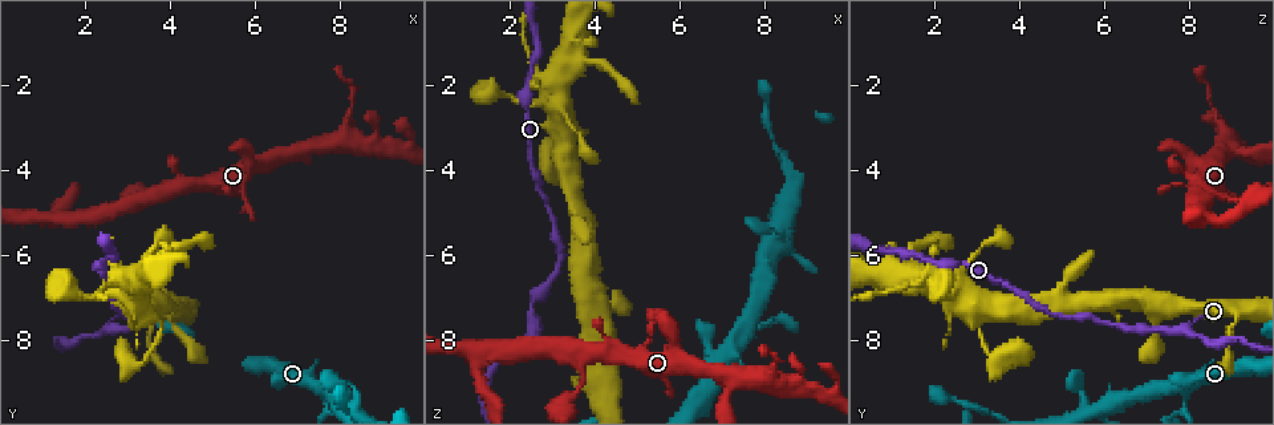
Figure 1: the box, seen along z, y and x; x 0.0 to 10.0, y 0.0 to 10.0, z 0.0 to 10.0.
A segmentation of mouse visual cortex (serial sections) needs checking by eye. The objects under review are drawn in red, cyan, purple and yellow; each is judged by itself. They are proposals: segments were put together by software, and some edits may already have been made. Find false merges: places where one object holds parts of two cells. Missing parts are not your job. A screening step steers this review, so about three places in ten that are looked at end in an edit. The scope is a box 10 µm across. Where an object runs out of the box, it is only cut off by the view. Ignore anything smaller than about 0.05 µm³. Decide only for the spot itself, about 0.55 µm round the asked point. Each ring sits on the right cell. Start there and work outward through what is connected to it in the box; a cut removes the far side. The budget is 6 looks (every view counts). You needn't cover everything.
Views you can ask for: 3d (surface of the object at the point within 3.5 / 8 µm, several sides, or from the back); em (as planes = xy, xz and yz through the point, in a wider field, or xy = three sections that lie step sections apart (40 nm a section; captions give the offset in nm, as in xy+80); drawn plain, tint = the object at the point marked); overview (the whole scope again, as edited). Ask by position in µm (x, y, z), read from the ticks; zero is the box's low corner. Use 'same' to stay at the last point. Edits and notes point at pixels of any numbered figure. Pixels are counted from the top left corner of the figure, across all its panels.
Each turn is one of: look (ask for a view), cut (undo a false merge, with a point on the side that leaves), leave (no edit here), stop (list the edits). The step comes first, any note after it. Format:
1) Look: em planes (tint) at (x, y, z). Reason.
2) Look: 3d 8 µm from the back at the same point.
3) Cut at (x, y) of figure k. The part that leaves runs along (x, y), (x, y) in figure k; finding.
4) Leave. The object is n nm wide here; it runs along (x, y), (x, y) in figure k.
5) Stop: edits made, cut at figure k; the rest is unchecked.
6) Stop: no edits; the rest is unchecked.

Look: 3d 3.5 µm at (3.85, 4.55, 8.30). Three arms meet.

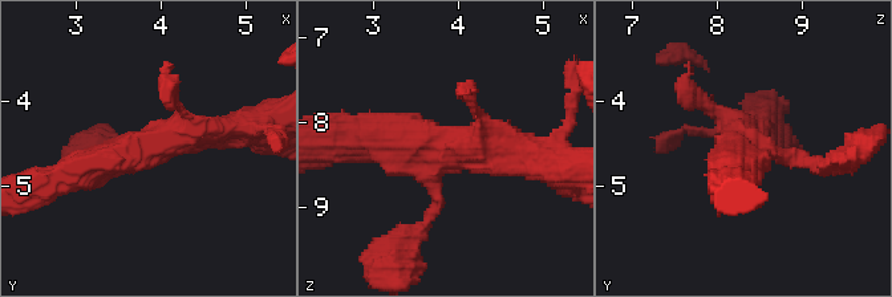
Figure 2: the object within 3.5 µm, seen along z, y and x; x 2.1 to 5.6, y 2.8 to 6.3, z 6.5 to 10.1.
Look: em xy step 1 (tint) at (3.90, 4.55, 8.30). Need the tissue.

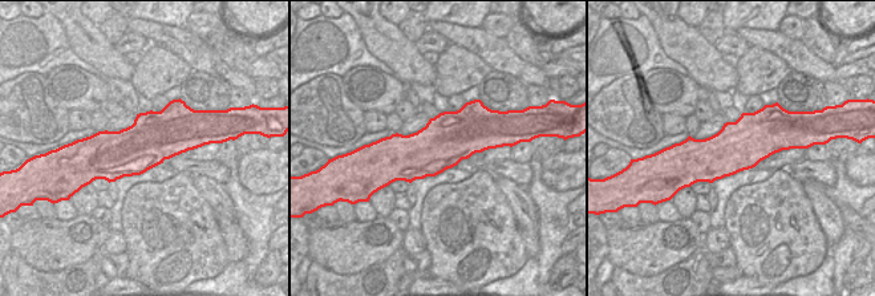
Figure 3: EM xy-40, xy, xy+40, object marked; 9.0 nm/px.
Look: em xy step 3 (tint) at the same point. Cut it another way.

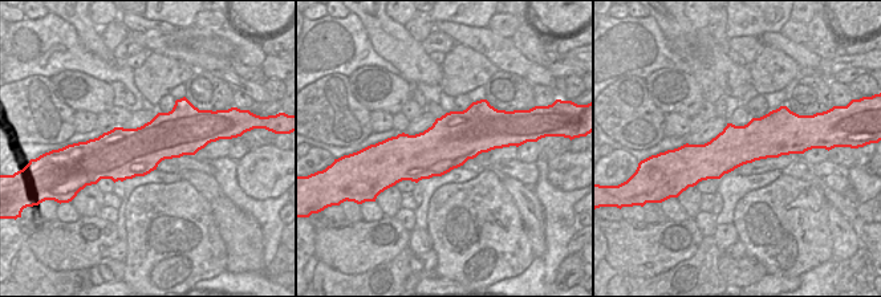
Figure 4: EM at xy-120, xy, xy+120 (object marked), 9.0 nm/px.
Leave. It runs along (798, 141), (686, 157) in figure 4; continuous, no second cell.

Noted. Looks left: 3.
Look: 3d 3.5 µm at (1.35, 5.10, 8.35). Arms part here.

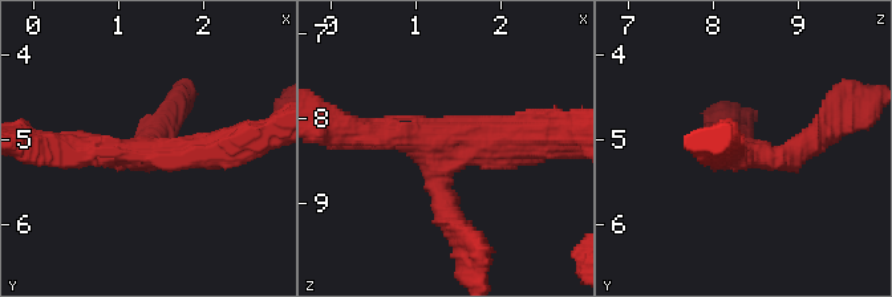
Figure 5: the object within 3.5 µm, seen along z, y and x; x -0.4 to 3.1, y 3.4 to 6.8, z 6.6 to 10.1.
Look: em xy step 3 (tint) at (1.35, 5.15, 8.30). Shape alone is not enough.

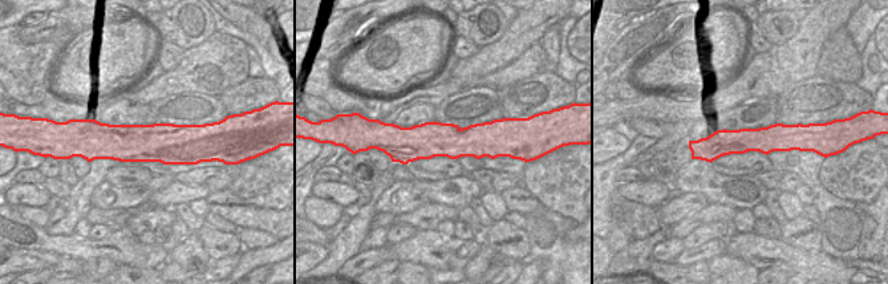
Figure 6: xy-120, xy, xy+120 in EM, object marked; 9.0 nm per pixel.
Look: em planes (tint) at the same point. Another direction.

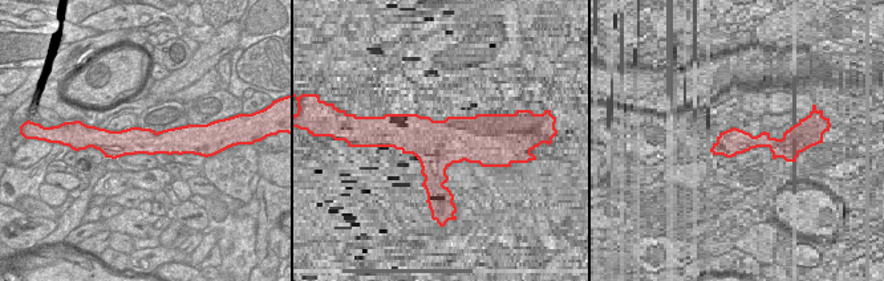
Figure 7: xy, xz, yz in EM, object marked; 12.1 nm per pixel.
Leave. The object is 320 nm wide here; it runs along (528, 134), (434, 150), (451, 222) in figure 5; one cell here.

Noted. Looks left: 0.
Stop: no edits; the rest is unchecked.

